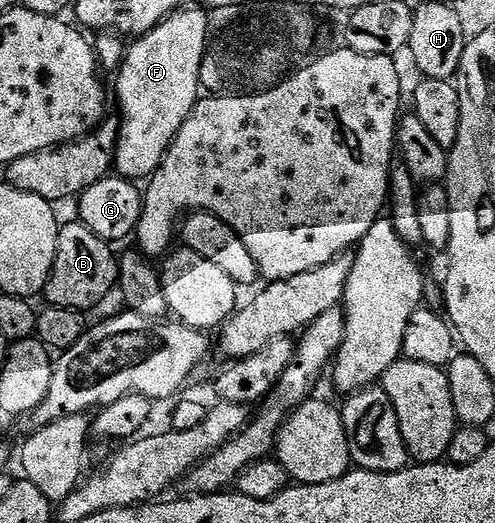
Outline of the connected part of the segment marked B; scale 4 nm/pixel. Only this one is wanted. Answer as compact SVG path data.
M79 221L73 223L64 223L60 229L58 237L58 245L56 246L56 256L54 257L54 265L52 266L52 276L48 278L48 286L44 288L43 298L48 298L47 302L53 307L70 307L74 311L87 312L88 307L92 307L95 303L100 303L108 294L113 294L114 288L118 283L118 259L114 254L113 248L100 239L94 232L85 227Z

